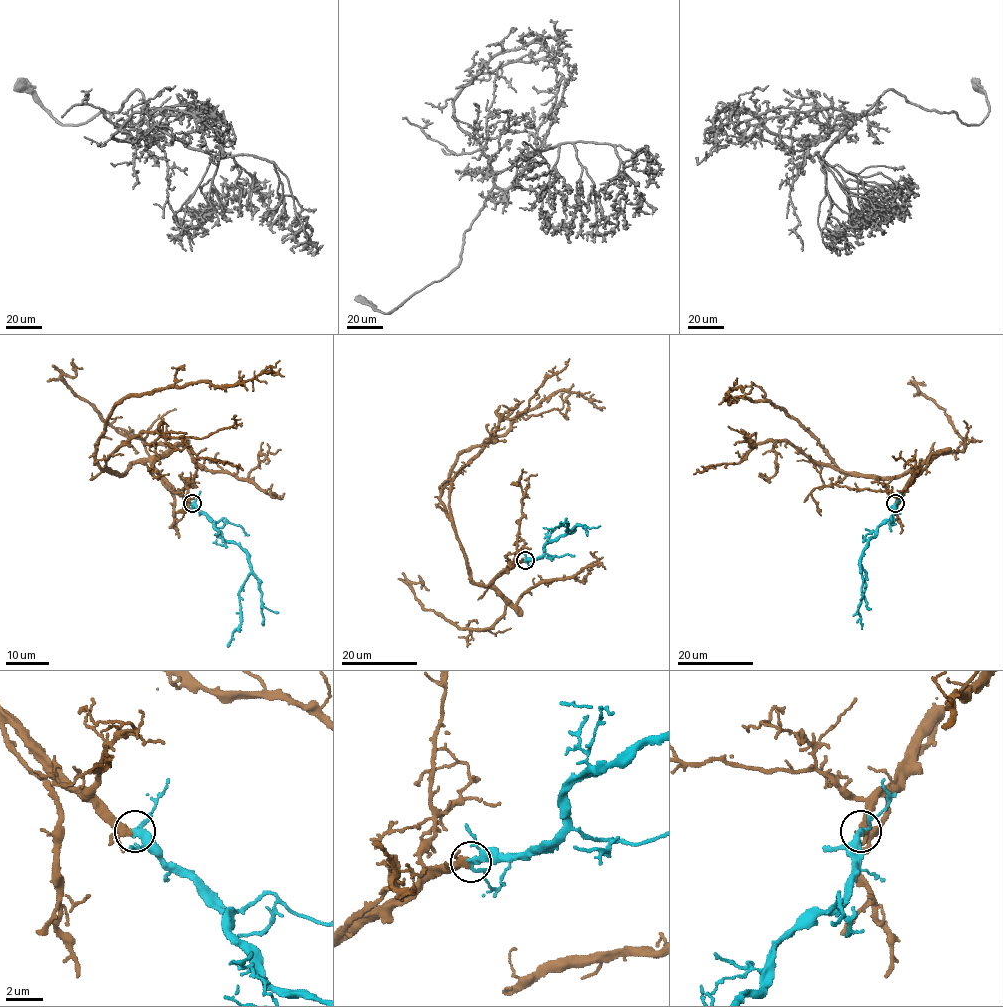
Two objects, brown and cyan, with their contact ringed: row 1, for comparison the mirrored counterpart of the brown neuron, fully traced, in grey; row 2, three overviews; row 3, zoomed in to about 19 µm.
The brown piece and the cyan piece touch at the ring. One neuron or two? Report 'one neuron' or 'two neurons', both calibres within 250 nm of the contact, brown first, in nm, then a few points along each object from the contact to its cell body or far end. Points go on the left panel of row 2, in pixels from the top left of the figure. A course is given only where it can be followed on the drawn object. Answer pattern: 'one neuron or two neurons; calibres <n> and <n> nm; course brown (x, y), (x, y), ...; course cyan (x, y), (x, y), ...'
one neuron; calibres 280 and 320 nm; course brown (192, 504), (149, 462), (101, 467), (96, 441), (114, 406), (169, 386), (283, 377); course cyan (192, 504), (213, 522), (223, 538), (235, 542), (249, 557), (251, 574), (239, 592), (239, 626), (227, 647)

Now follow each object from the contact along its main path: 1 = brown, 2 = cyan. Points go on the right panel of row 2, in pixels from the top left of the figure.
1: (895, 503), (921, 467), (891, 477), (842, 471), (783, 409), (768, 401), (726, 399), (738, 387), (743, 392)
2: (895, 503), (894, 516), (886, 519), (867, 541), (861, 559), (865, 572), (858, 611), (862, 629)

